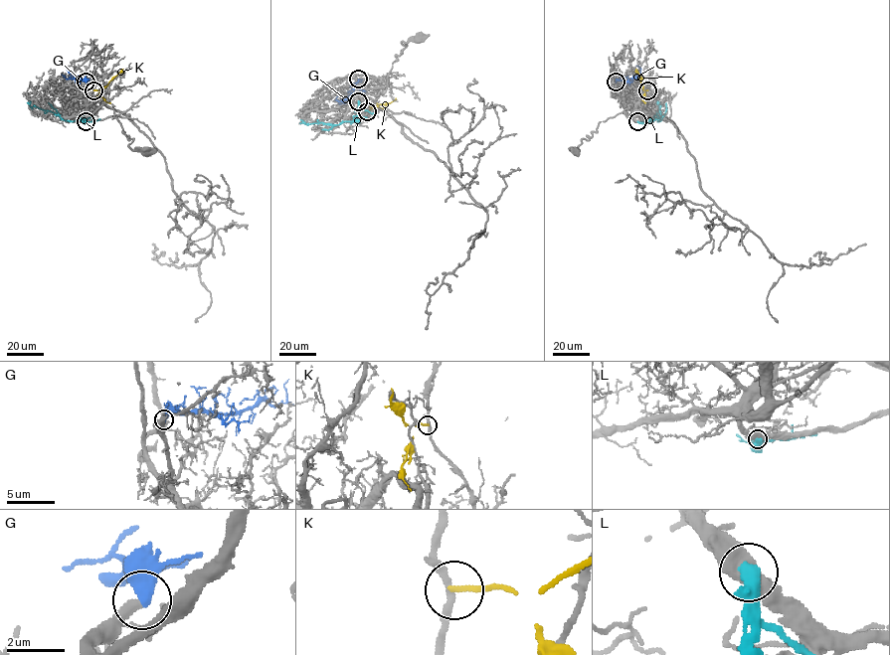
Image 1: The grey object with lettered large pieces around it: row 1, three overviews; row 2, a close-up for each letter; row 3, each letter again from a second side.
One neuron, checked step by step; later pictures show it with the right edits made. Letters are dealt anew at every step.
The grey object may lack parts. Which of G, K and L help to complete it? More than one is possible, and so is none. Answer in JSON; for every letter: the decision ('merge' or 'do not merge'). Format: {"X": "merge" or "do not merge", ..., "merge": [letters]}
{"G": "merge", "K": "do not merge", "L": "do not merge", "merge": ["G"]}

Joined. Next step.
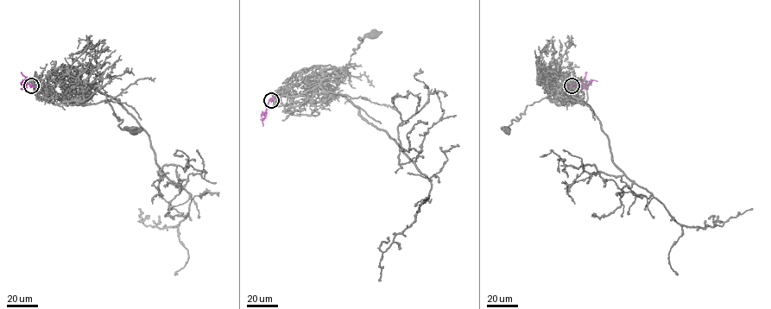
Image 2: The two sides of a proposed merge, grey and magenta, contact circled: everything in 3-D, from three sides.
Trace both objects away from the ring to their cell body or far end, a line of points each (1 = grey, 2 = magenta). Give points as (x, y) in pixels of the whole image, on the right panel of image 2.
1: (571, 85), (568, 104), (559, 101), (552, 91), (527, 104), (518, 120), (512, 120), (507, 129)
2: (571, 85), (578, 83), (586, 85), (592, 79), (597, 81)

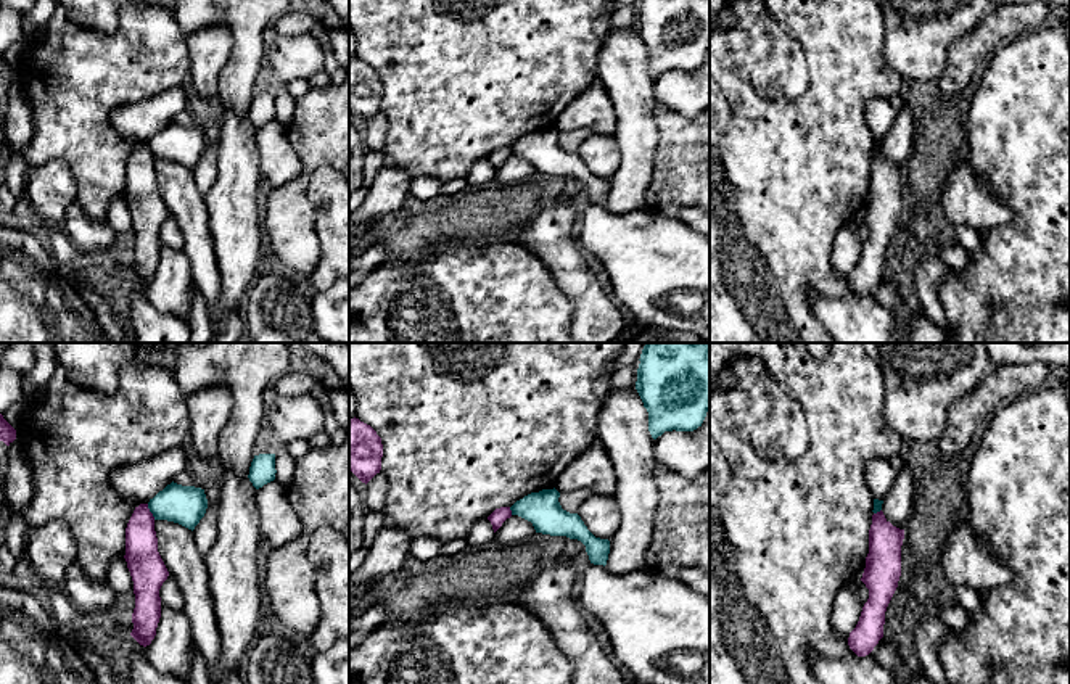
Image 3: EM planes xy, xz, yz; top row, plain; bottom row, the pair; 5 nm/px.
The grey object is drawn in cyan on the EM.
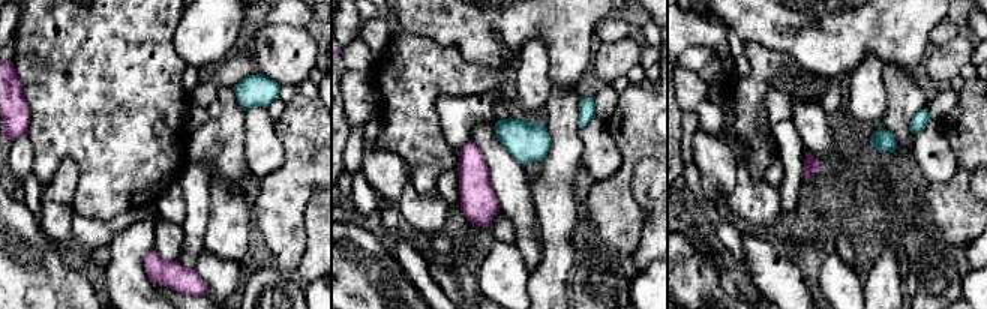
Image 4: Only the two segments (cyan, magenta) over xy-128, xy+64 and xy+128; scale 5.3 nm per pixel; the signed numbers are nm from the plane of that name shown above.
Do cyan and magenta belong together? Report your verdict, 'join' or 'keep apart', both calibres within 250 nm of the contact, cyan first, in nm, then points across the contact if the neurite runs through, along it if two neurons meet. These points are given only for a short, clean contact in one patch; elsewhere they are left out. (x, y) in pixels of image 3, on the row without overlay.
keep apart; 190 nm thick on the cyan side, 170 nm on the other; border along xy (147, 144), (155, 158)

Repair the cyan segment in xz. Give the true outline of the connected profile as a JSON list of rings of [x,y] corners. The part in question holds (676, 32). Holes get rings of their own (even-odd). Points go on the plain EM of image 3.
[[[640,0],[636,29],[648,52],[653,79],[665,71],[693,71],[710,50],[710,0]]]

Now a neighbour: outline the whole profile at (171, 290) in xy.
[[[161,243],[161,258],[156,275],[145,286],[148,301],[161,312],[175,314],[188,322],[193,301],[193,275],[183,249]]]

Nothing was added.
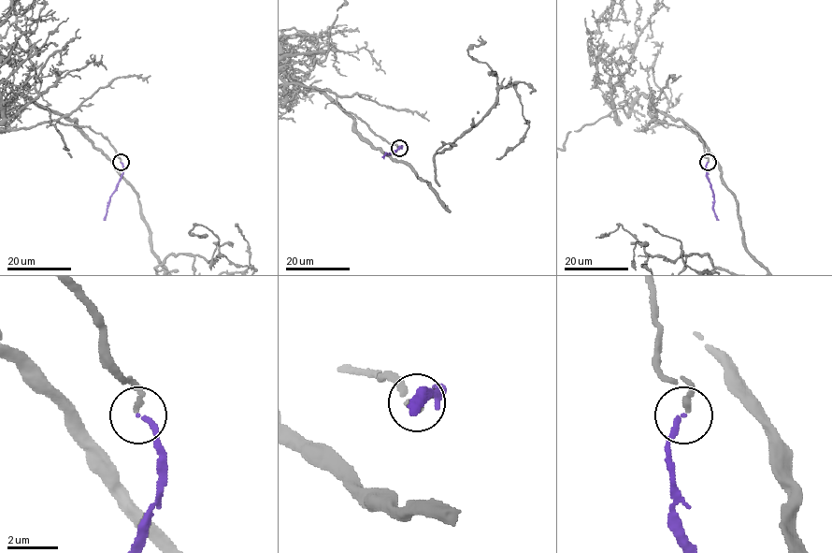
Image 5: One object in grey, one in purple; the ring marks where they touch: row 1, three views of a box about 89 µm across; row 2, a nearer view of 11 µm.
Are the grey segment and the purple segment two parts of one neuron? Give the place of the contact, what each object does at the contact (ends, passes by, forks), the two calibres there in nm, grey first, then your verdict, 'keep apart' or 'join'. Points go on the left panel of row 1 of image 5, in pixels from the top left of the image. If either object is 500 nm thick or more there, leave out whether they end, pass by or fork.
place (121, 162); grey ends; purple ends; calibres 200 and 180 nm; join

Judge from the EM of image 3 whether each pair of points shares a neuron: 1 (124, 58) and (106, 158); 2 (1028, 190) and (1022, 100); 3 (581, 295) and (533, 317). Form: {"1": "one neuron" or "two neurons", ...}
{"1": "one neuron", "2": "one neuron", "3": "two neurons"}

